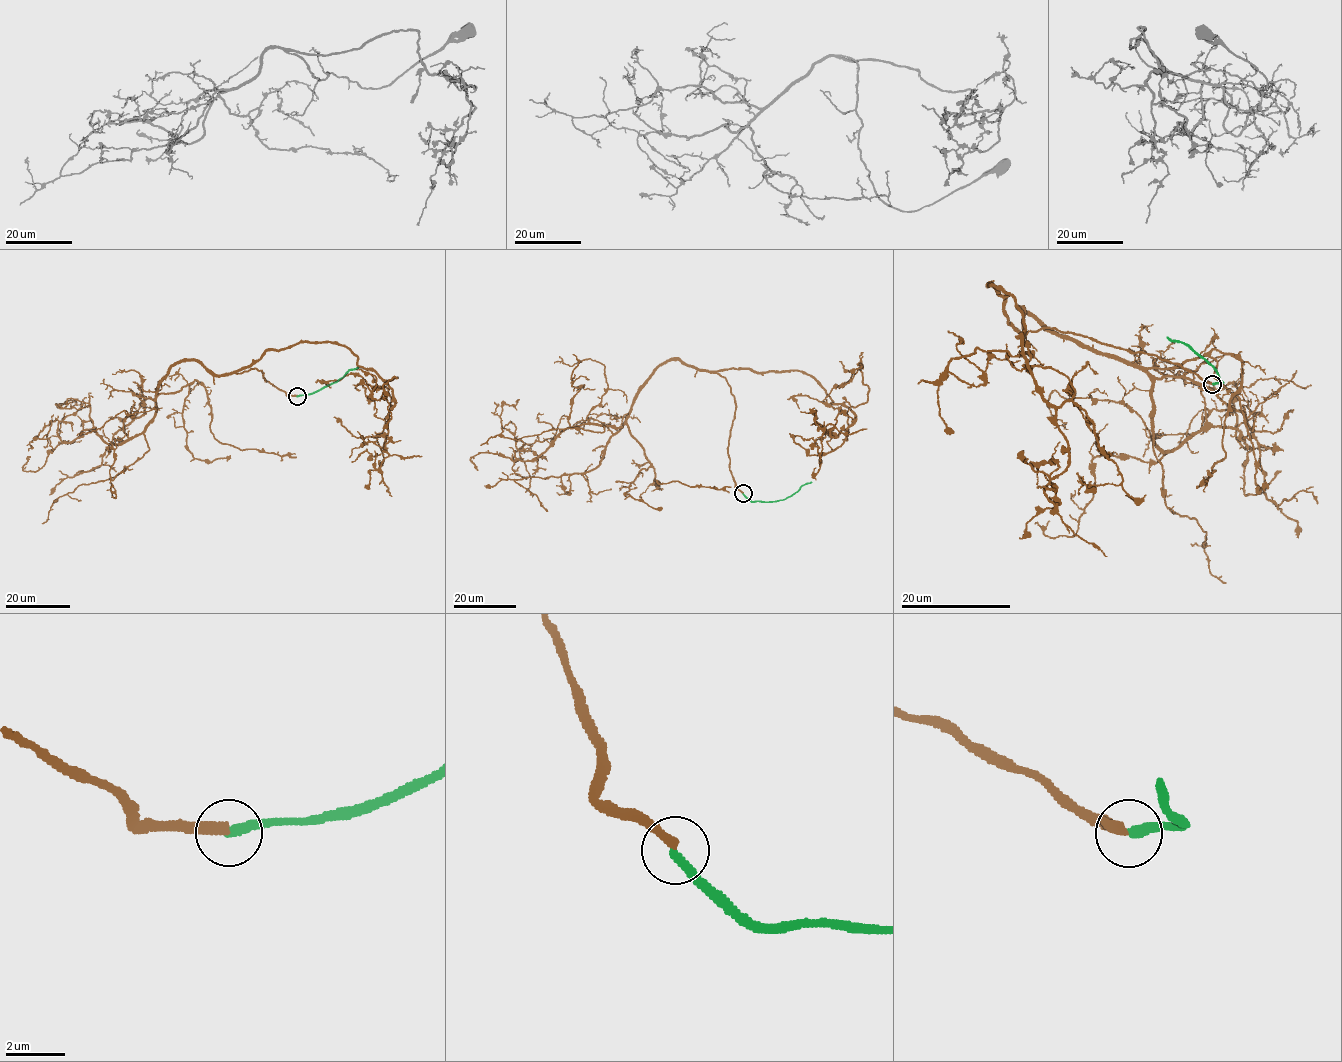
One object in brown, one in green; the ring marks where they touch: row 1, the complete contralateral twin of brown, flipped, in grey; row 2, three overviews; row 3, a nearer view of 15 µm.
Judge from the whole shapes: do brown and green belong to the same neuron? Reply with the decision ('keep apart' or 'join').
keep apart

